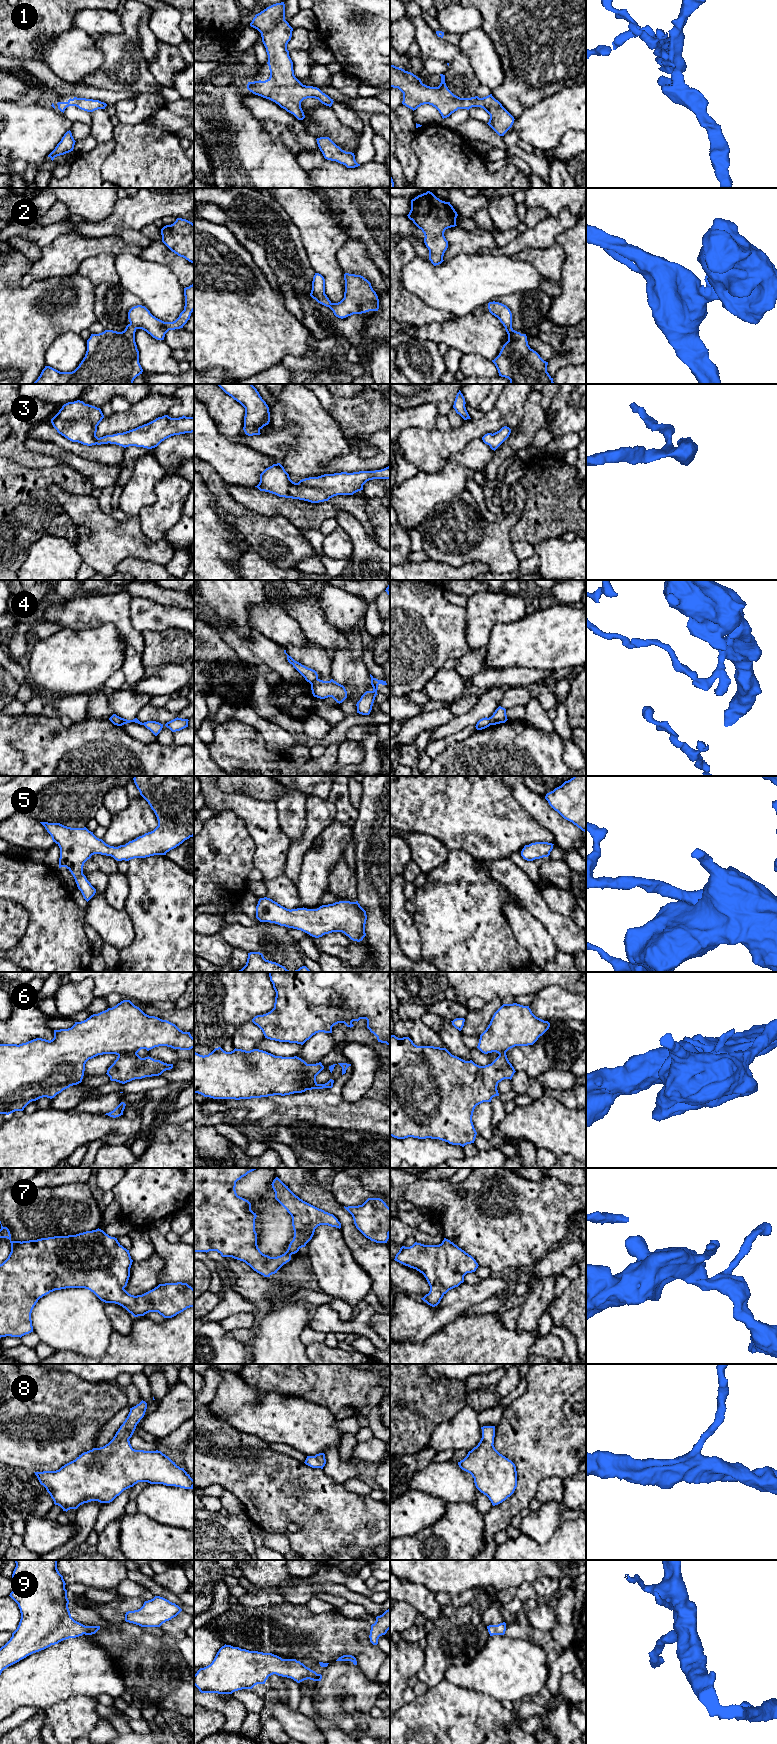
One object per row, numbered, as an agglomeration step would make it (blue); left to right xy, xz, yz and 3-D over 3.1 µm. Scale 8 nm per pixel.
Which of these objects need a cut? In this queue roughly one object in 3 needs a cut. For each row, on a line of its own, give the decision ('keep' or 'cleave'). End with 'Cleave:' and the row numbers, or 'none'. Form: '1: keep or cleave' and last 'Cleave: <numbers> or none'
1: keep
2: keep
3: keep
4: cleave
5: keep
6: cleave
7: keep
8: keep
9: keep
Cleave: 4, 6

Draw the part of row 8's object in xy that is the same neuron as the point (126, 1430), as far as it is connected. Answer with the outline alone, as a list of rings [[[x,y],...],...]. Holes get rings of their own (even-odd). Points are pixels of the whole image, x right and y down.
[[[143,1400],[130,1408],[127,1418],[113,1439],[105,1446],[82,1453],[59,1470],[34,1472],[55,1505],[67,1512],[91,1501],[110,1503],[124,1490],[133,1487],[138,1482],[193,1489],[194,1480],[190,1475],[161,1451],[144,1451],[132,1448],[129,1439],[137,1424],[144,1417],[146,1409],[147,1403]]]

